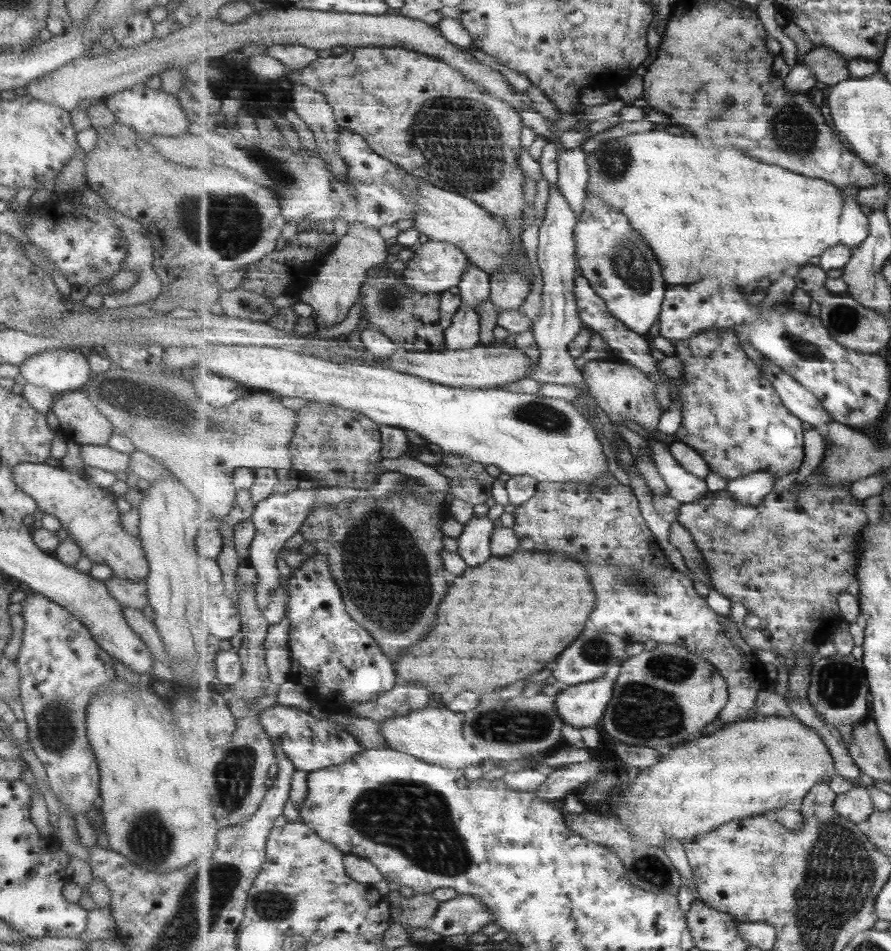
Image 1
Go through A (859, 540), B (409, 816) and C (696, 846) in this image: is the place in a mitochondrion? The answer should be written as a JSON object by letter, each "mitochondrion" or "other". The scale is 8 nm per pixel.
{"A":"other","B":"mitochondrion","C":"other"}

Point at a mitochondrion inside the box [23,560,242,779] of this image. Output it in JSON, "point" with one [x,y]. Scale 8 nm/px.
{"point":[55,728]}

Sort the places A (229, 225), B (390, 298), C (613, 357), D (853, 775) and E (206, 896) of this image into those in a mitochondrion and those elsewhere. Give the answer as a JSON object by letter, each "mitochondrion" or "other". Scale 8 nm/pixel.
{"A":"mitochondrion","B":"mitochondrion","C":"other","D":"other","E":"mitochondrion"}

